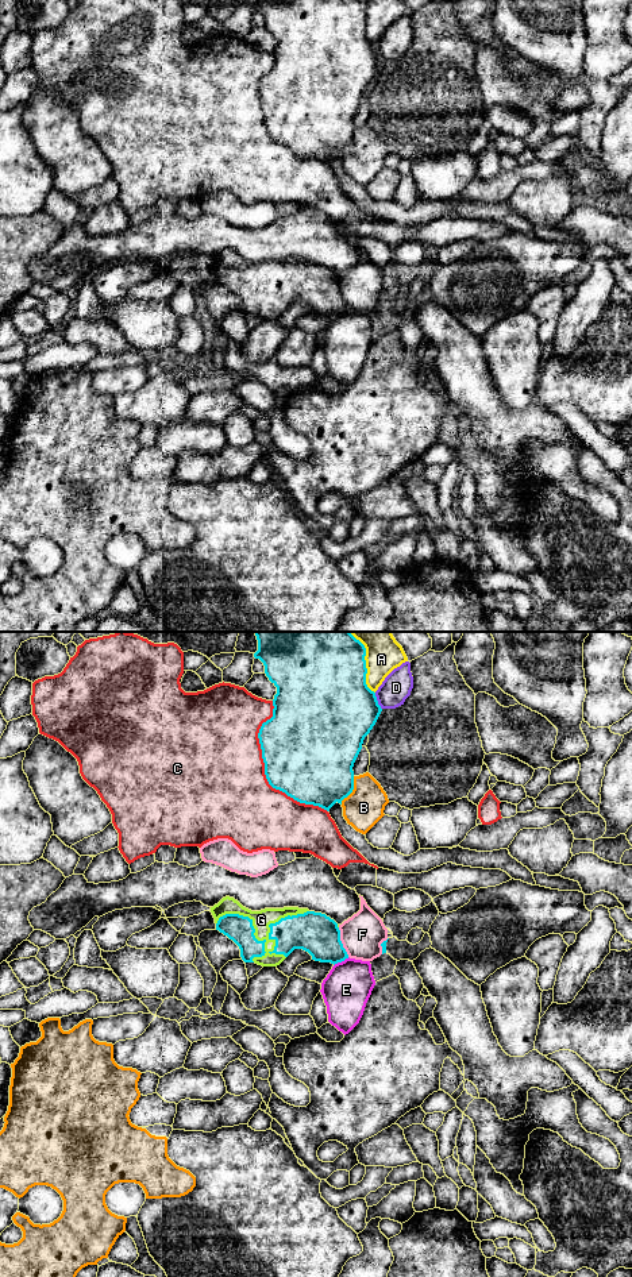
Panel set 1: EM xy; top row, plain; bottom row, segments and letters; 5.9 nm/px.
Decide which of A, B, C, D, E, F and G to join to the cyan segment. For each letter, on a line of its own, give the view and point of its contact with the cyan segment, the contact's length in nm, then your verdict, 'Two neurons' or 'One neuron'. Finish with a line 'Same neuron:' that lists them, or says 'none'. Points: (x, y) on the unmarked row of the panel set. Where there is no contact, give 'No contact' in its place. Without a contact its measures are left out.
A: Touches cyan at xy (366, 23). Shared border 280 nm. Two neurons
B: Touches cyan at xy (353, 141). Shared border 190 nm. Two neurons
C: Touches cyan at xy (265, 123). Shared border 750 nm. Two neurons
D: Touches cyan at xy (377, 53). Shared border 110 nm. Two neurons
E: Touches cyan at xy (340, 313). Shared border 110 nm. Two neurons
F: Touches cyan at xy (340, 294). Shared border 190 nm. Two neurons
G: Touches cyan at xy (261, 293). Shared border 550 nm. One neuron
Same neuron: G

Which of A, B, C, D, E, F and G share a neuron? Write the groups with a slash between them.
A / B / C / D / E / F / G

